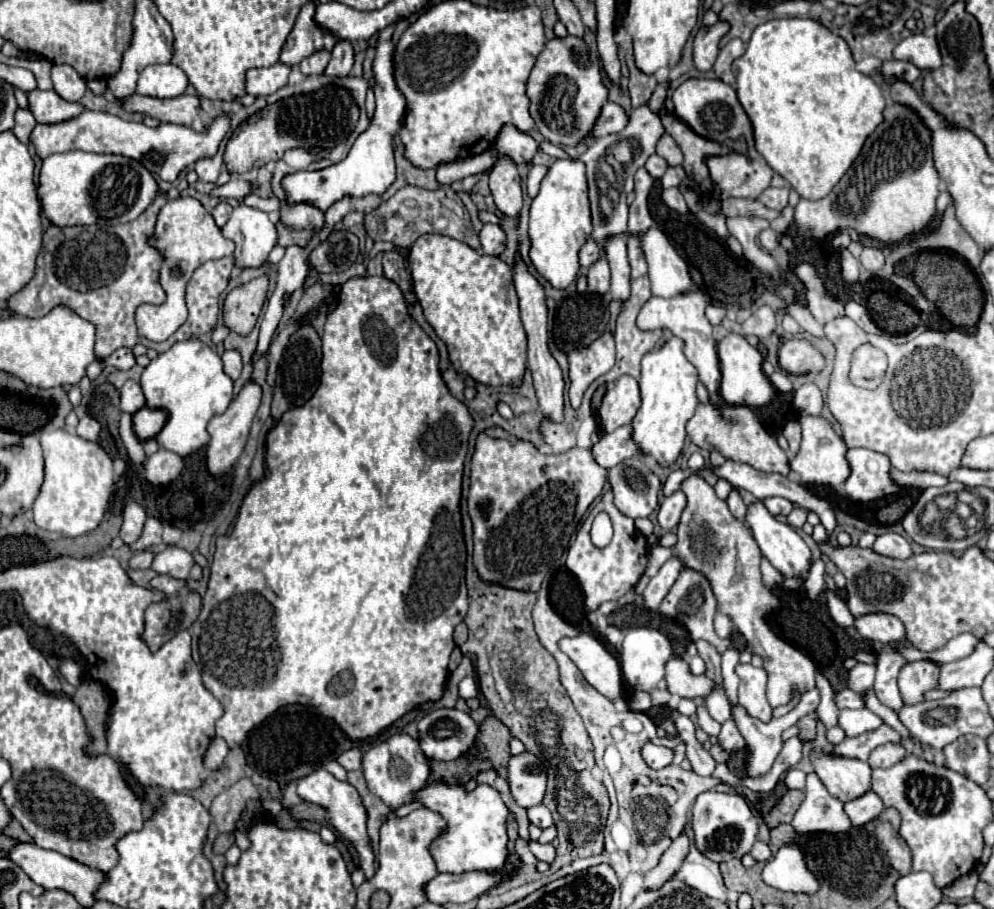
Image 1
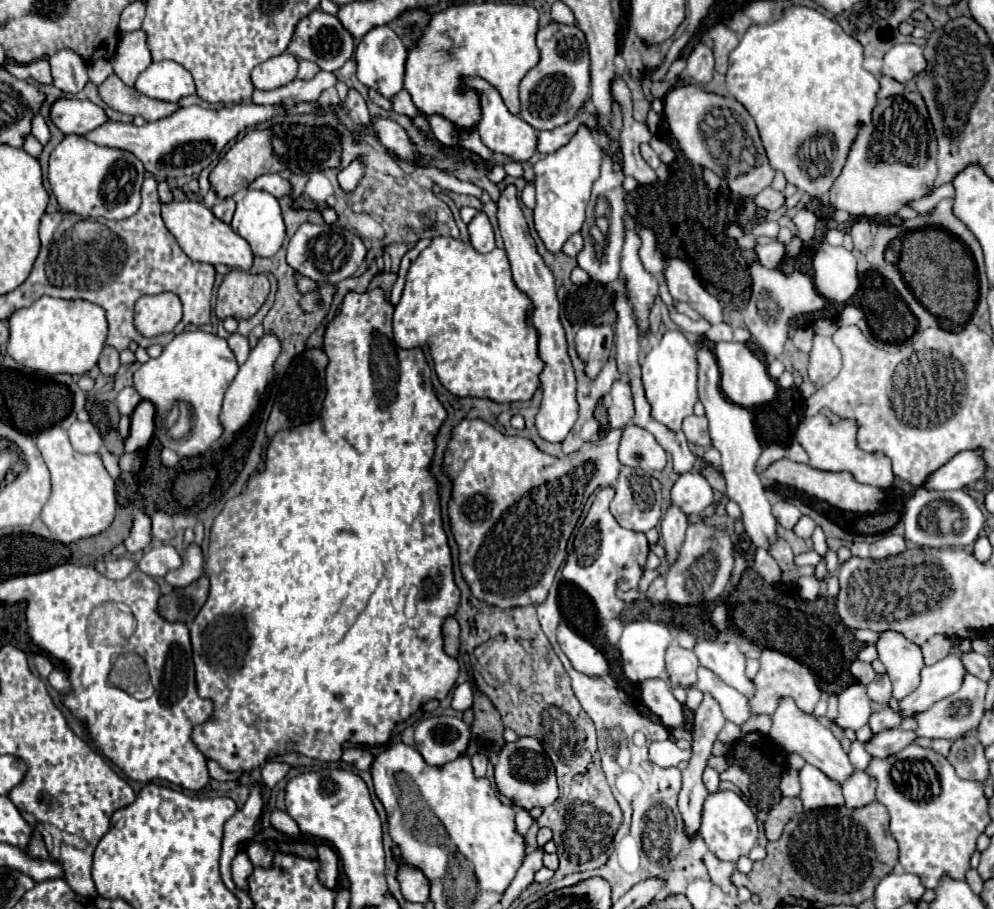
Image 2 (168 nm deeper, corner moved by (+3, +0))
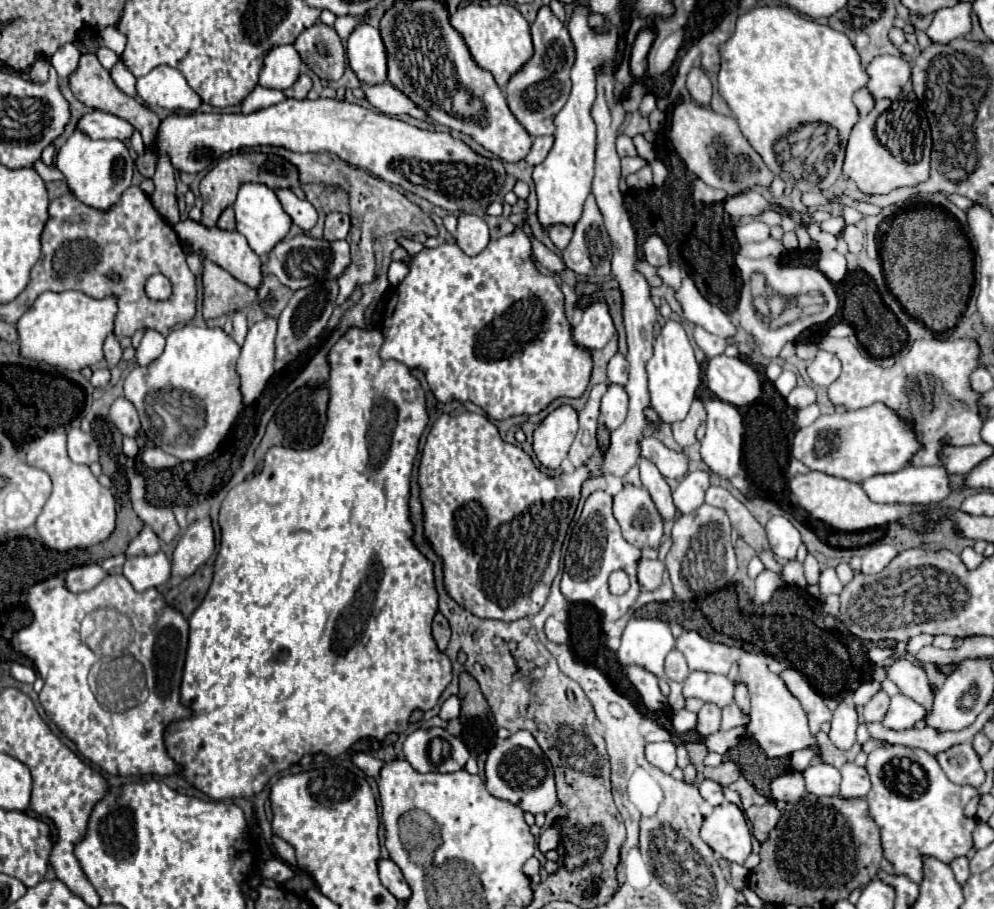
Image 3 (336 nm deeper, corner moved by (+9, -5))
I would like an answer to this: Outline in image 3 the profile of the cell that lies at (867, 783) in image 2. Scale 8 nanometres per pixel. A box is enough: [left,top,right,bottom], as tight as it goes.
[840,762,870,798]

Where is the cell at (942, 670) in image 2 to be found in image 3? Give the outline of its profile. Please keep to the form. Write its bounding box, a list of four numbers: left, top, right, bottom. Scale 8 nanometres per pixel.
[882,694,926,730]

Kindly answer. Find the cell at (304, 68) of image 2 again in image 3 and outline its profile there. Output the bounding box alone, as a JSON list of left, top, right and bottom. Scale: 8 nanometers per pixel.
[284,72,312,98]

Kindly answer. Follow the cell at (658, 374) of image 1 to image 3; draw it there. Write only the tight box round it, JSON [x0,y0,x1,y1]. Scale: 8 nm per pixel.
[646,320,700,424]

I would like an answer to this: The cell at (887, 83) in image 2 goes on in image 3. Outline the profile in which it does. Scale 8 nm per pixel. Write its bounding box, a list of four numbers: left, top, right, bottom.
[854,88,874,114]

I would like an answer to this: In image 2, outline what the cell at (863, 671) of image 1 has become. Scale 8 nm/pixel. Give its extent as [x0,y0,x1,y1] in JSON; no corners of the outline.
[838,683,870,731]

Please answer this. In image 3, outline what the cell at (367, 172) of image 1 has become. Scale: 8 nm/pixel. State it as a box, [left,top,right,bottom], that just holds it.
[346,24,386,86]

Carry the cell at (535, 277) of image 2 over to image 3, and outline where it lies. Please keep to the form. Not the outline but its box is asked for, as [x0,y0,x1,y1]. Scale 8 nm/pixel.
[534,404,578,468]

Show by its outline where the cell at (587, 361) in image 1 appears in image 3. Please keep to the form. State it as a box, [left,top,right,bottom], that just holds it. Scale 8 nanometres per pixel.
[574,302,614,350]

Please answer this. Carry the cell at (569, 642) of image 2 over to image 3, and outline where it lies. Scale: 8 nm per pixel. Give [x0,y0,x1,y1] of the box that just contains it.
[546,616,568,644]

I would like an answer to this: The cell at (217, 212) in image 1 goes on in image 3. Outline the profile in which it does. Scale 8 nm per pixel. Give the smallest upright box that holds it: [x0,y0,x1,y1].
[216,206,236,230]

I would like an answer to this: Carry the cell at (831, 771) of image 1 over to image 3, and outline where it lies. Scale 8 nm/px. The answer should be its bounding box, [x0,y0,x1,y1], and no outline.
[740,652,820,758]

